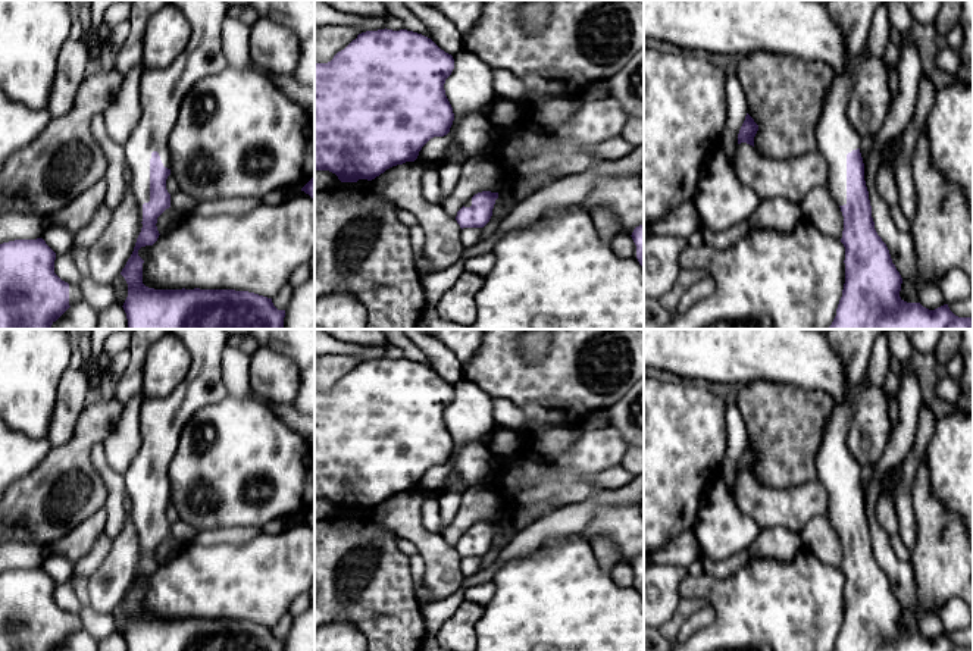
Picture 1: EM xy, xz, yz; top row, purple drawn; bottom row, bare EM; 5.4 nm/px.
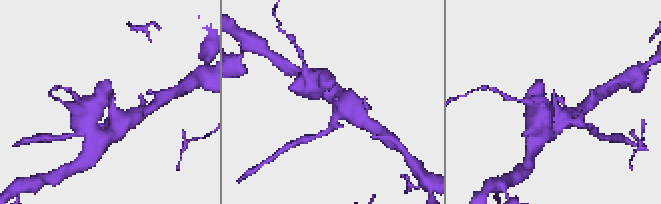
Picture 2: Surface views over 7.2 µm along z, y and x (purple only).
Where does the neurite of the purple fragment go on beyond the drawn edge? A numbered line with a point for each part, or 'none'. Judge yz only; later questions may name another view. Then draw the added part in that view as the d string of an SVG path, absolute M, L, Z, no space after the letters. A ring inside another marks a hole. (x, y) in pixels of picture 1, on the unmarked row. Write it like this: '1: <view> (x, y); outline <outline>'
1: yz (837, 466); outline M839 400L826 422L817 454L817 479L829 495L827 520L839 535L847 533L847 483L860 478L861 467L847 447L852 407Z

